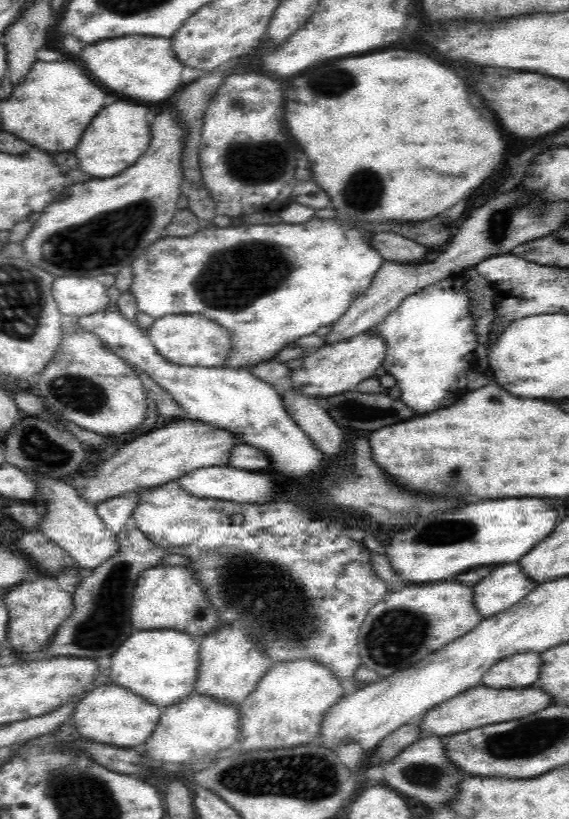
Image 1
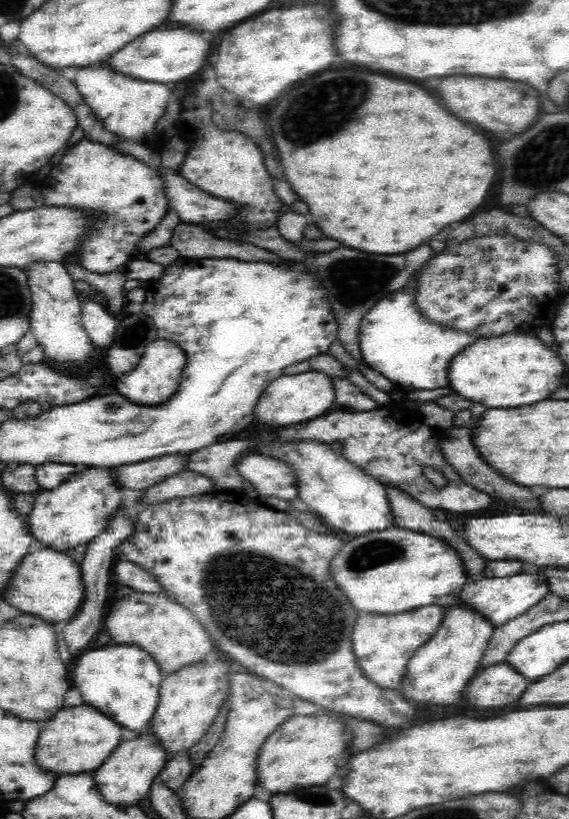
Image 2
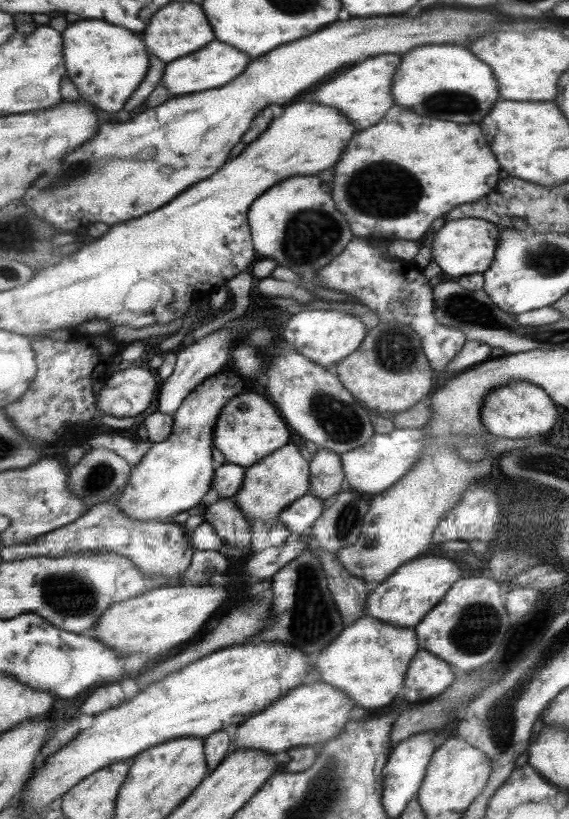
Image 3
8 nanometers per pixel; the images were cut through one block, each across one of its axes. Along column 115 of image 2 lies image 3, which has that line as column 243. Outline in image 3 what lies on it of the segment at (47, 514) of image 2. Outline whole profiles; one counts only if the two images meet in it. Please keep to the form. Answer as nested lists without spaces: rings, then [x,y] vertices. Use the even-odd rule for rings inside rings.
[[[288,444],[288,448],[280,448],[280,452],[272,452],[246,470],[242,487],[234,496],[236,506],[242,510],[244,518],[250,525],[258,520],[268,524],[276,522],[284,508],[288,508],[308,492],[311,483],[308,474],[311,474],[311,470],[308,470],[308,462],[302,458],[296,446]]]

